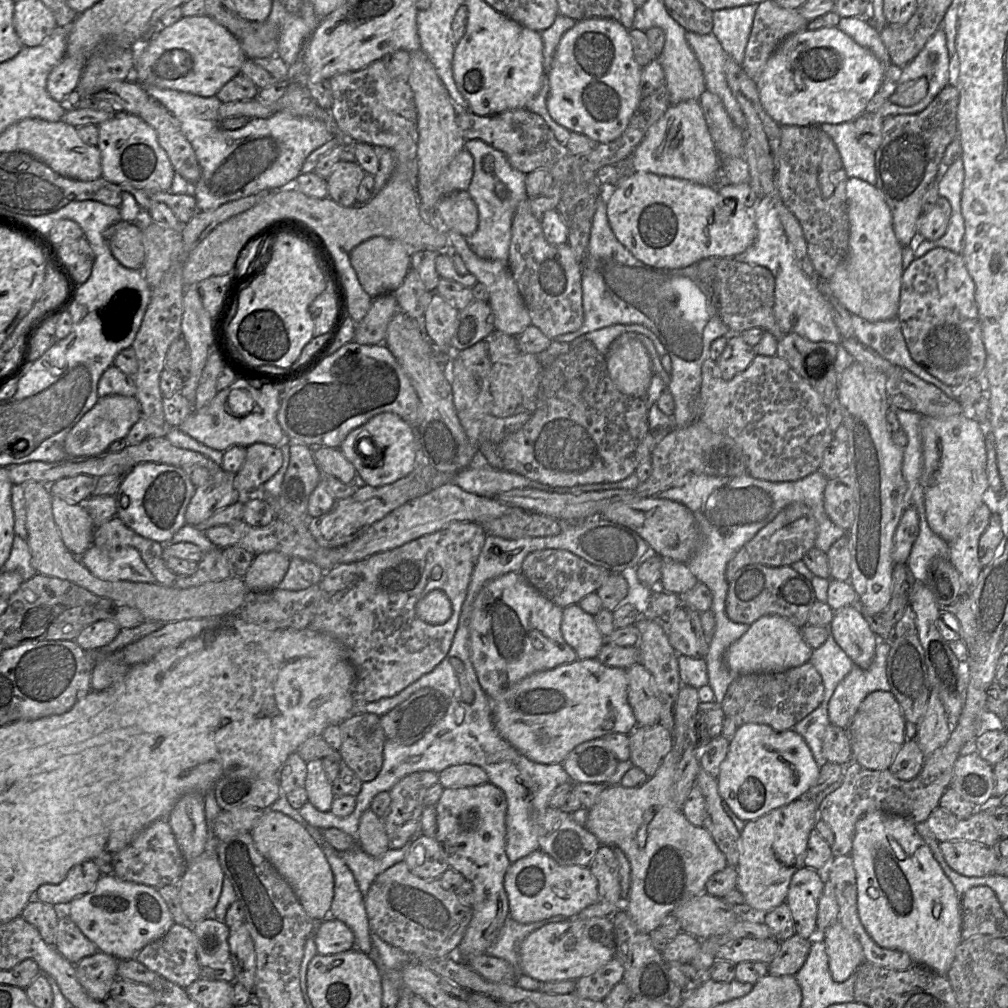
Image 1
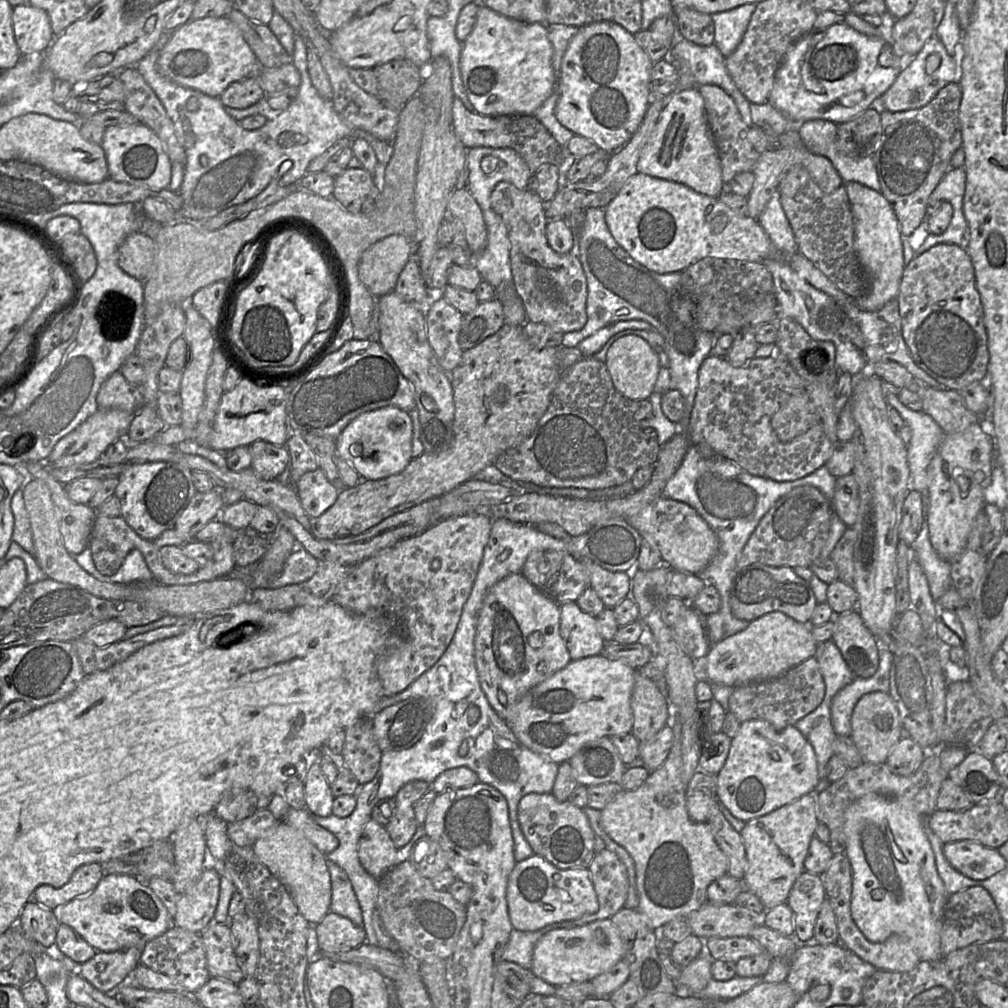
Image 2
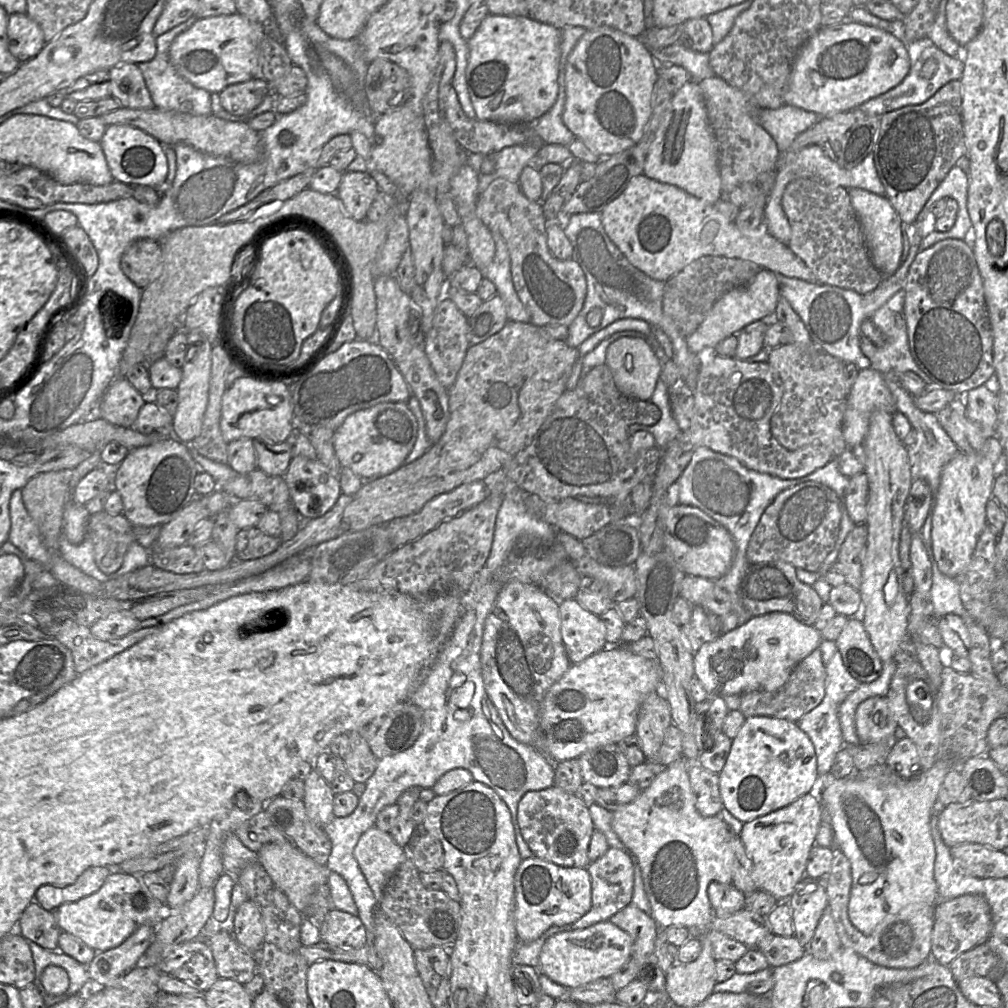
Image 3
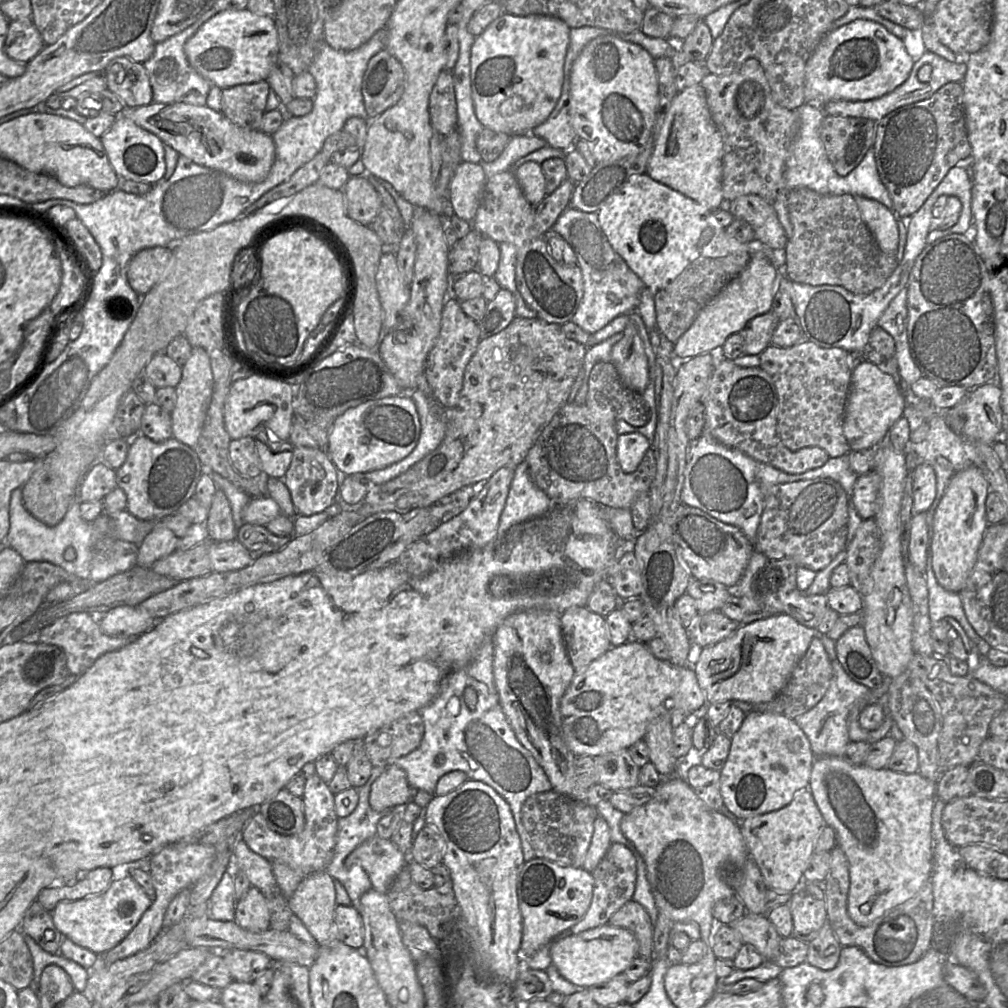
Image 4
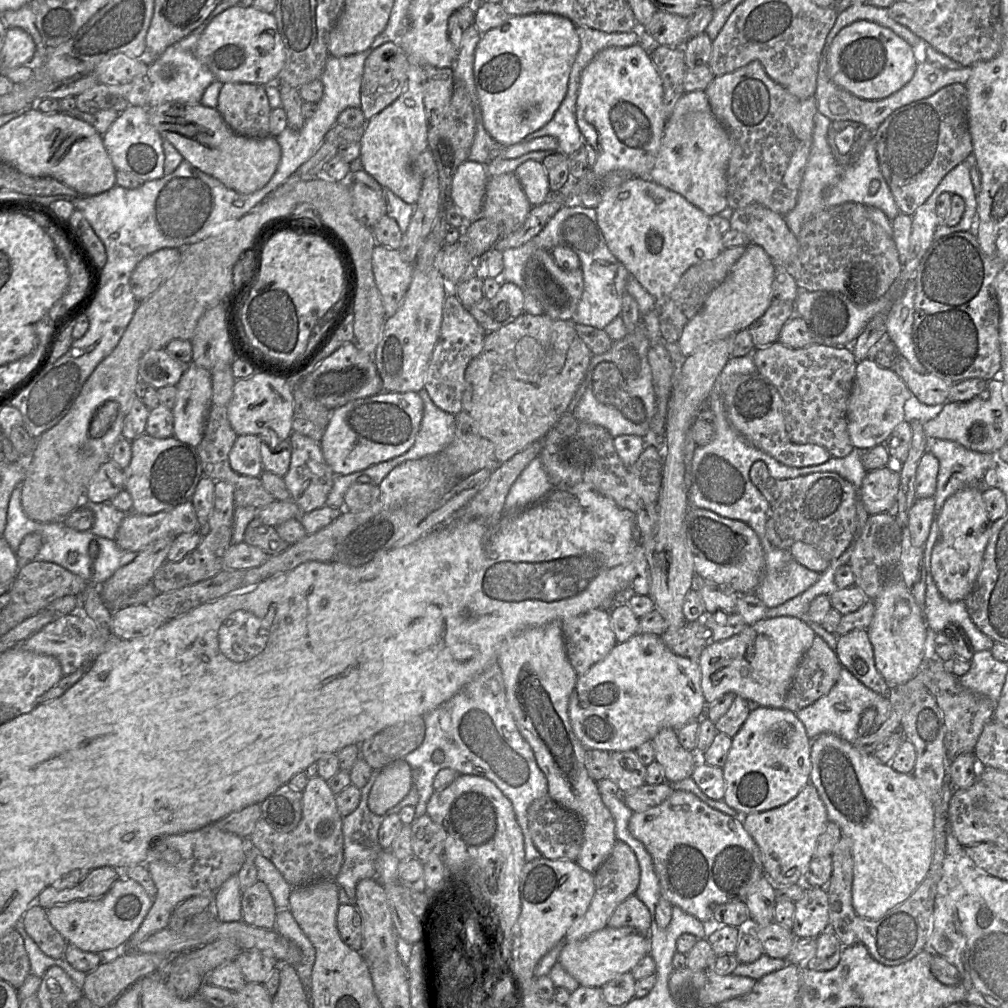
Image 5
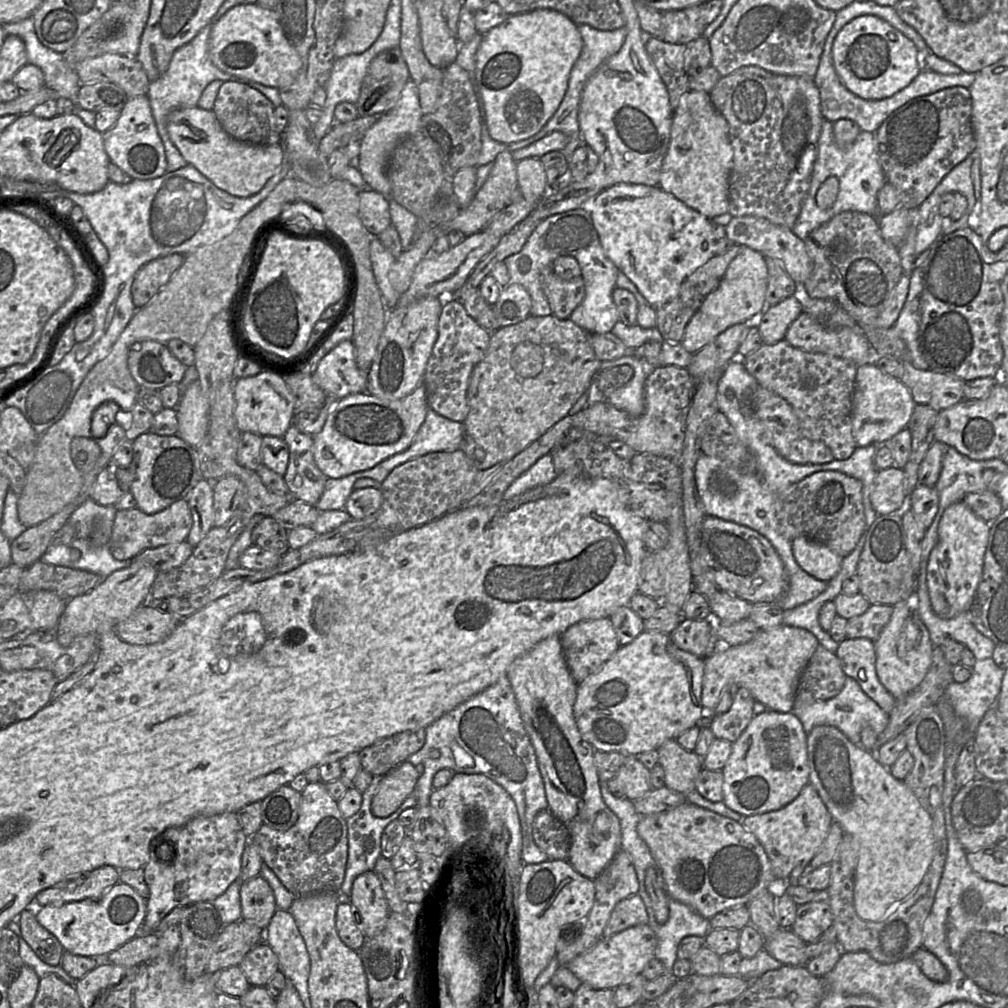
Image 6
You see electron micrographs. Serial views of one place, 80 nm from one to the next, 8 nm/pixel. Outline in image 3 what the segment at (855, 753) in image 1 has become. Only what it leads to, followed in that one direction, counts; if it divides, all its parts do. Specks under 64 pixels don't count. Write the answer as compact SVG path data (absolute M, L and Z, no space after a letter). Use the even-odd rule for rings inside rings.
M871 697L859 704L855 713L856 733L865 744L890 743L898 723L886 697Z

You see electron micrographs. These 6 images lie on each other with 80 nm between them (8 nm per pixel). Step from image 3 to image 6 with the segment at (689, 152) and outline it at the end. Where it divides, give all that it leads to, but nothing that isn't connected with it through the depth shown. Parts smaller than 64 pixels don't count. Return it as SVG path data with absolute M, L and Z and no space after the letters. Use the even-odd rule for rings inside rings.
M685 92L674 109L670 142L659 186L709 219L729 212L729 179L734 151L729 124L715 108L708 92Z

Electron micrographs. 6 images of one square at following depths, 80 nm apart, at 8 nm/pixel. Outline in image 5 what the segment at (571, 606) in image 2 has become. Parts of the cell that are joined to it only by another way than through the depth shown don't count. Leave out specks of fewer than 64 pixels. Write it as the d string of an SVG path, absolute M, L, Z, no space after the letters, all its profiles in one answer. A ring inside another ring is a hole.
M592 609L561 621L566 654L578 676L601 661L617 641L608 610Z

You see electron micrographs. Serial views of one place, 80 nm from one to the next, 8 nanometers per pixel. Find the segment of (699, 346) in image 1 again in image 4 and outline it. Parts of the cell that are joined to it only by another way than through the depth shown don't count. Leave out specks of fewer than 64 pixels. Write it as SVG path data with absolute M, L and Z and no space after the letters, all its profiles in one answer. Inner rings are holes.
M569 206L559 216L552 227L552 231L561 235L572 247L583 275L584 293L579 307L571 319L574 324L578 325L587 333L594 334L617 316L636 311L639 304L640 294L646 286L610 245L599 224L597 212L584 212Z

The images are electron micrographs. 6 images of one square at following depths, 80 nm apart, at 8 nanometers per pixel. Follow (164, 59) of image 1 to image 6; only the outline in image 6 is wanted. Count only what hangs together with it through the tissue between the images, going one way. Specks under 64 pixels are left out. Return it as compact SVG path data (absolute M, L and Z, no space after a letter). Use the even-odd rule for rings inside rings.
M256 3L236 5L214 24L209 55L222 71L276 89L291 85L302 67L302 59L285 37L276 11Z

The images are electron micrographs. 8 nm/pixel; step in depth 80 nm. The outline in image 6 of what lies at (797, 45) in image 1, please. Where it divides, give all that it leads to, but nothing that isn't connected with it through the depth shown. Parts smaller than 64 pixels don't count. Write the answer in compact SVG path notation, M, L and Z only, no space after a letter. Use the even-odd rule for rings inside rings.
M862 15L847 23L836 35L832 46L835 71L844 85L863 99L883 99L905 88L921 71L916 45L874 15Z

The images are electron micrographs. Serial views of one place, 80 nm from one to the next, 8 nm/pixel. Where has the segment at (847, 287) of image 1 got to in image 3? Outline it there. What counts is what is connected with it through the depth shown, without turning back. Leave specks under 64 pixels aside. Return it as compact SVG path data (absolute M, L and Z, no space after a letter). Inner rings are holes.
M849 188L852 207L860 221L865 243L882 279L891 276L901 265L903 251L902 222L886 196L880 196L861 188Z

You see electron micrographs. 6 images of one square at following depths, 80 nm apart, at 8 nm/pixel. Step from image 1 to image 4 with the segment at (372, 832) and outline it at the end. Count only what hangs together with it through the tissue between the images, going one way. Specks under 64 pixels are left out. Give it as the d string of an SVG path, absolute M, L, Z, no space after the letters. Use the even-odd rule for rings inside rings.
M375 835L353 851L367 873L372 888L386 894L399 872L408 863L408 855L402 853L390 839Z

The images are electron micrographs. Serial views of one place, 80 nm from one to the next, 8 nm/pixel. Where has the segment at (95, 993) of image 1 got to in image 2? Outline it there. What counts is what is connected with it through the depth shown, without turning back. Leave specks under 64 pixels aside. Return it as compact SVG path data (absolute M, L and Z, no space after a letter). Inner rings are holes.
M130 947L114 952L99 952L88 961L78 965L77 972L98 990L113 994L122 984L127 982L129 973L140 964L139 958L142 947Z

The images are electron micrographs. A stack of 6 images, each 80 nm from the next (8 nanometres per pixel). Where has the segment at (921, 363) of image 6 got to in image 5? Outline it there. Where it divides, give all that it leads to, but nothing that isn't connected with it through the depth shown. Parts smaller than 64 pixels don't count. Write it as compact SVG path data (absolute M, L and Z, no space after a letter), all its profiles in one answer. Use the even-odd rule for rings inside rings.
M911 279L901 298L893 304L886 321L887 335L896 345L898 352L920 374L927 370L918 360L913 343L912 327L914 321L914 299L916 282Z

